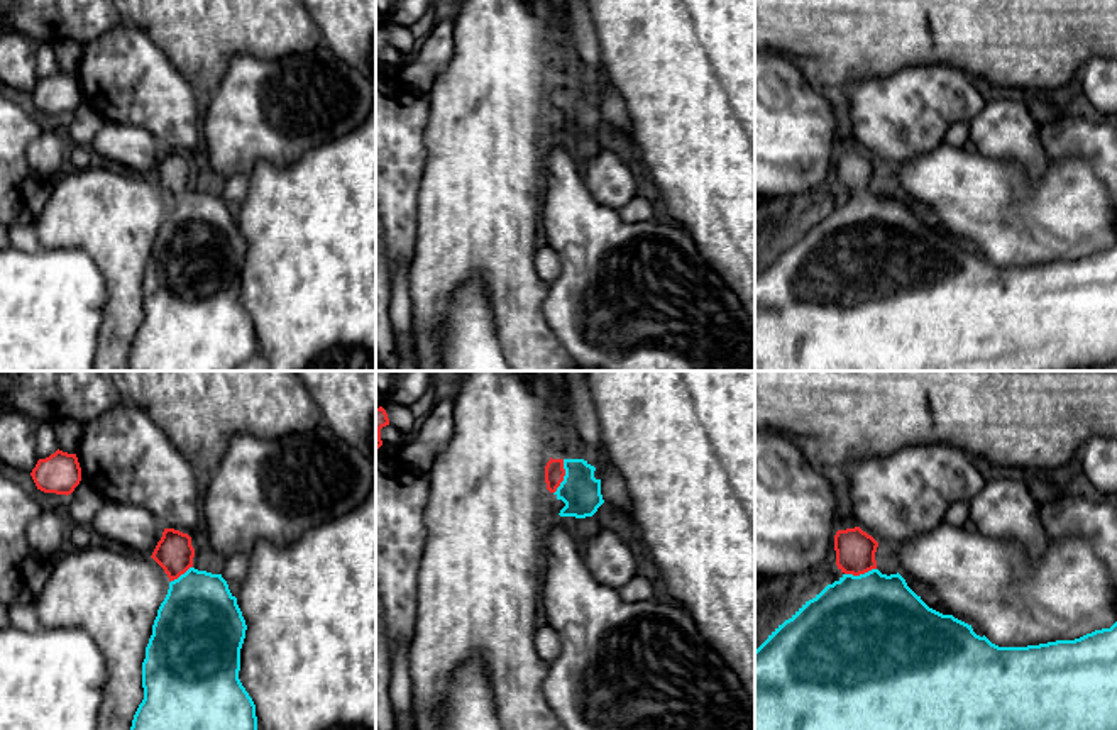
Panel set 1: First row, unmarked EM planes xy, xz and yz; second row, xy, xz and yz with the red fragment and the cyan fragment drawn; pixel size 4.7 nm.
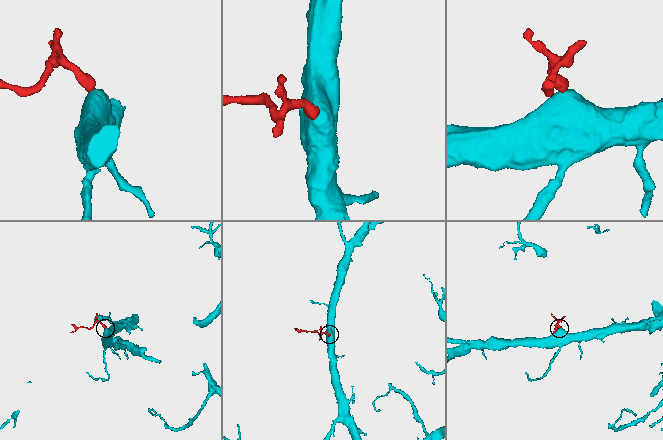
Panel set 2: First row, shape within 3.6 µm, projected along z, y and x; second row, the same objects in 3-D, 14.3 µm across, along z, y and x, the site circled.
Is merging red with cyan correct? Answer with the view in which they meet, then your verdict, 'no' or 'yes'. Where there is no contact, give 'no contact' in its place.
contact in xz; yes

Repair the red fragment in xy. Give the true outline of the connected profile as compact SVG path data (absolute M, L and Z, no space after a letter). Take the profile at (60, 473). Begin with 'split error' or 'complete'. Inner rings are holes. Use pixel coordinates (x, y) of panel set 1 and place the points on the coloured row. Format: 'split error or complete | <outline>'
complete | M58 449L49 457L39 459L30 476L37 489L68 496L81 481L81 467L76 454Z

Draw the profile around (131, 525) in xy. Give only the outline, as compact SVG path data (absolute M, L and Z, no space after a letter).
M107 500L91 522L98 539L152 556L164 527L144 506Z

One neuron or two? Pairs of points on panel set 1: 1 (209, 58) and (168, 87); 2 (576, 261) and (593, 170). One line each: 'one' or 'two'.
1: two
2: two

